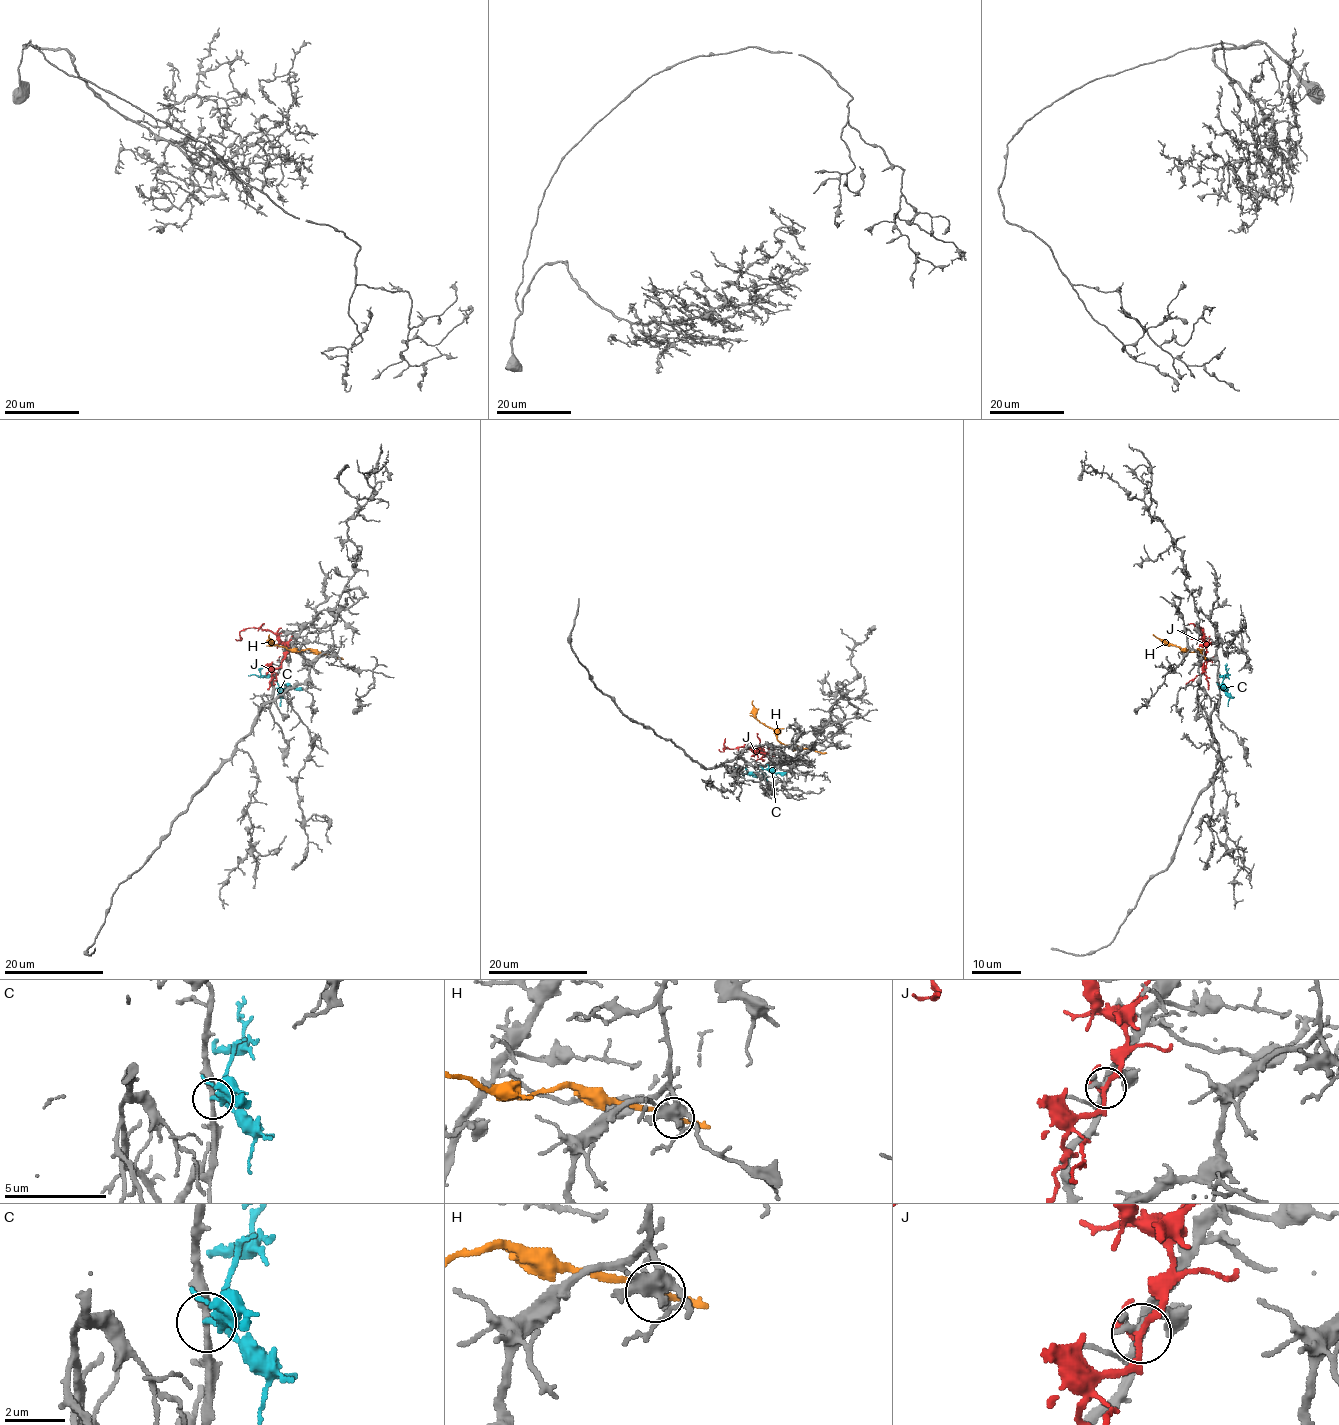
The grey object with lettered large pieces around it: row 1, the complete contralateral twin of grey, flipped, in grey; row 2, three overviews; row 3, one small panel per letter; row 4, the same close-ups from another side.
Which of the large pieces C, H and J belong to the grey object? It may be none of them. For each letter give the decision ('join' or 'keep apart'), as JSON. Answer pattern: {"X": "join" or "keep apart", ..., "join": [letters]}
{"C": "join", "H": "keep apart", "J": "keep apart", "join": ["C"]}

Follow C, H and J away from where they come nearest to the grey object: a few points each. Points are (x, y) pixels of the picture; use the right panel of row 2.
C: (1219, 688), (1224, 675), (1219, 675)
H: (1204, 657), (1199, 649), (1183, 651), (1153, 634)
J: (1206, 662), (1201, 628), (1201, 637), (1190, 639)

